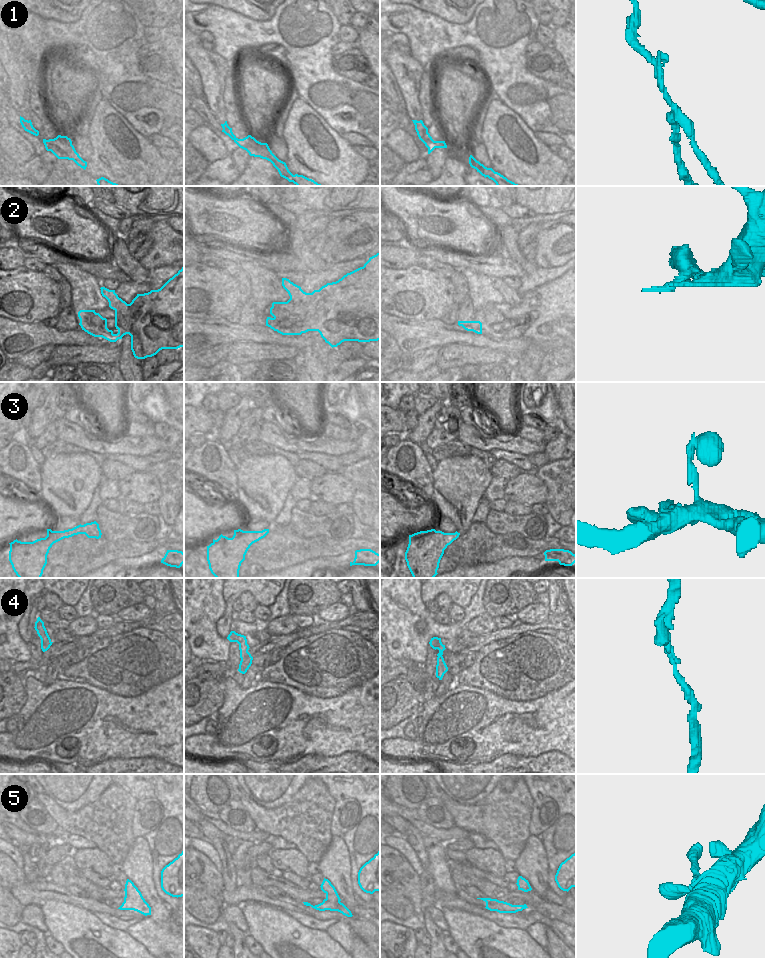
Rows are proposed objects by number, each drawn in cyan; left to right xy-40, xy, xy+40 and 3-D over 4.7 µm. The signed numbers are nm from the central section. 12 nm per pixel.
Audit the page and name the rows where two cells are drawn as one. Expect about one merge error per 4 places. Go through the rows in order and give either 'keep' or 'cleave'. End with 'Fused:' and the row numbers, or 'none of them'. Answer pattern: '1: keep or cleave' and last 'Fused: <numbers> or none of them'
1: cleave
2: keep
3: keep
4: keep
5: keep
Fused: 1

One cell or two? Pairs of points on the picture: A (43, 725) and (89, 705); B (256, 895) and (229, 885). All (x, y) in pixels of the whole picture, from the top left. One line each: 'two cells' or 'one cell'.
A: one cell
B: two cells

